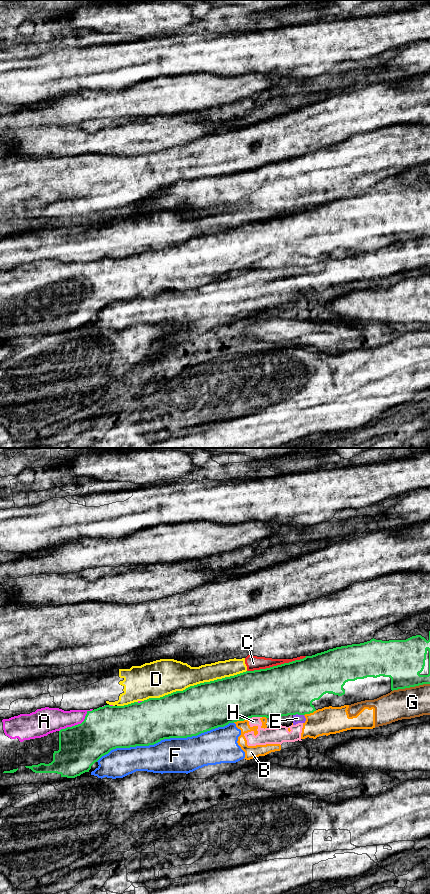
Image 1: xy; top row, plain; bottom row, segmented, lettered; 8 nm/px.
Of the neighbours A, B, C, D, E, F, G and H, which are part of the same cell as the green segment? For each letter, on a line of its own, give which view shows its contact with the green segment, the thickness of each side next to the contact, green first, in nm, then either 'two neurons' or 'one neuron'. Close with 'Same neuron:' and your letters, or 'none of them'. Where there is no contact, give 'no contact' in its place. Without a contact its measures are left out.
A: xy | 360/200 nm | one neuron
B: xy | 380/90 nm | two neurons
C: xy | 420/110 nm | two neurons
D: xy | 380/280 nm | two neurons
E: xy | 420/70 nm | two neurons
F: xy | 380/280 nm | two neurons
G: xy | 340/240 nm | two neurons
H: xy | 400/130 nm | two neurons
Same neuron: A

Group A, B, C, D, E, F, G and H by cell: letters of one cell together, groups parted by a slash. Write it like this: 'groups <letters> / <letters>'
groups A / B E F G H / C D

